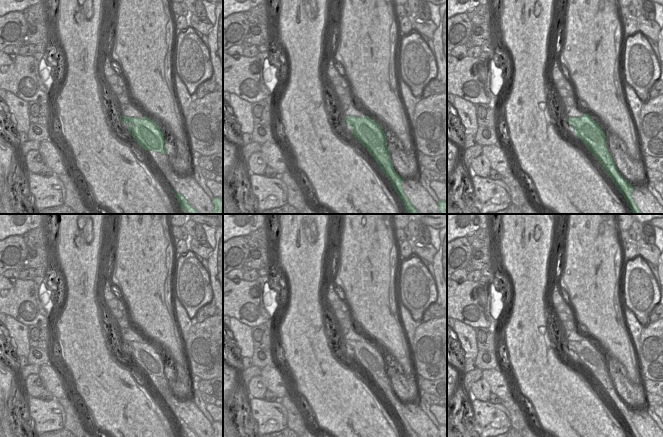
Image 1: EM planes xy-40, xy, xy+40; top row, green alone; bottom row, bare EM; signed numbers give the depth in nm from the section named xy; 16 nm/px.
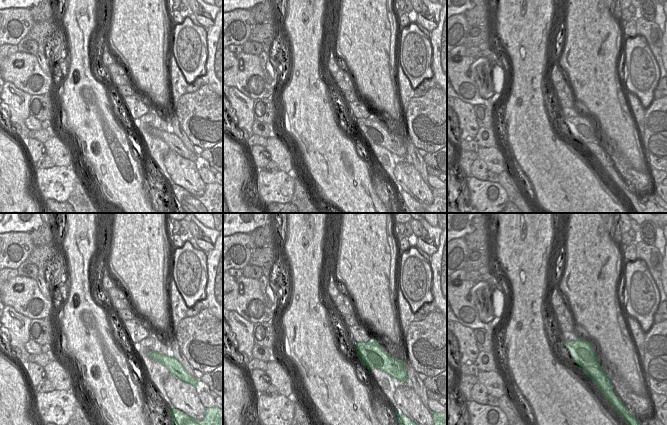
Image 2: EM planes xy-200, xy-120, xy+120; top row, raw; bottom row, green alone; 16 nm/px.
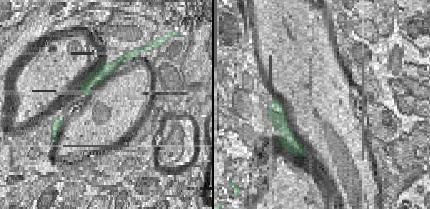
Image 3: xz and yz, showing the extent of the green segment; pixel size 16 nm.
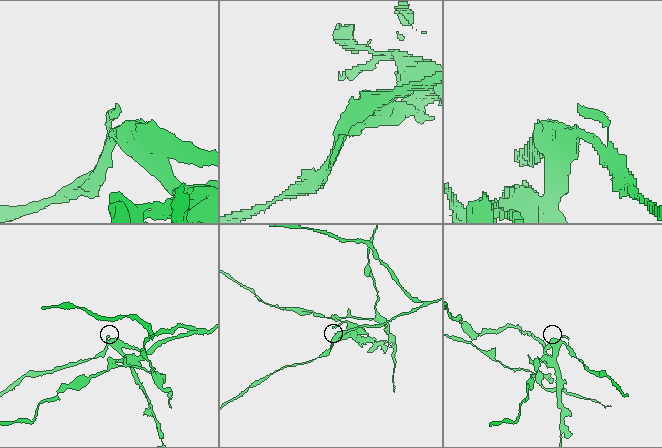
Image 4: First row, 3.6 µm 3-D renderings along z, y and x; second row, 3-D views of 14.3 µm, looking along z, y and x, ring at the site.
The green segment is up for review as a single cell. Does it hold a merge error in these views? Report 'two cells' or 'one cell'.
two cells

